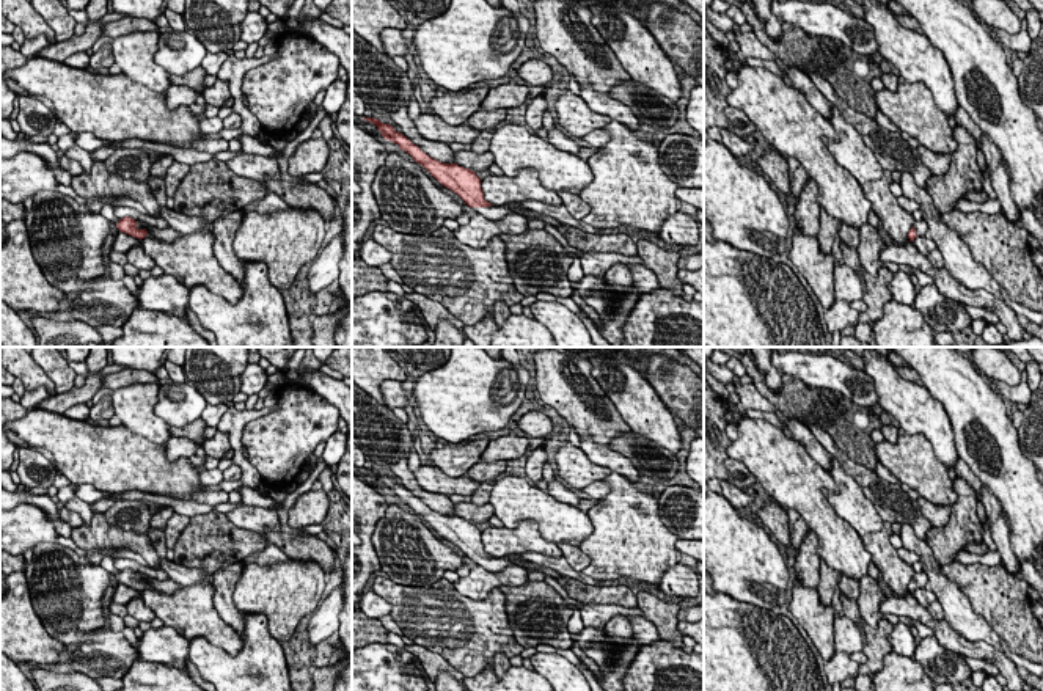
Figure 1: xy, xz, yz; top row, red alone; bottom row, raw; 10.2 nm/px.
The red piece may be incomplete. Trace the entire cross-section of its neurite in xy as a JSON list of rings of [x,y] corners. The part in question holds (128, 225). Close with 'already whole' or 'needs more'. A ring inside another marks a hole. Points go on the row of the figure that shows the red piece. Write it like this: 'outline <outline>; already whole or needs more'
outline [[[130,217],[121,218],[118,221],[116,228],[121,232],[126,232],[132,237],[140,239],[140,240],[145,239],[146,236],[154,236],[159,240],[168,242],[168,243],[171,243],[174,240],[174,234],[176,234],[171,228],[156,229],[156,228],[149,226],[148,223],[135,221]]]; needs more

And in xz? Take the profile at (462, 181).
outline [[[375,118],[364,119],[375,124],[385,140],[396,143],[402,151],[410,154],[416,163],[423,165],[441,185],[457,193],[476,214],[490,220],[500,220],[512,212],[507,206],[493,206],[484,199],[481,179],[474,171],[457,163],[441,163],[423,152],[407,137],[396,132],[393,126],[383,124]]]; needs more

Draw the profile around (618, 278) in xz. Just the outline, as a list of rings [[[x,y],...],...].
[[[617,262],[611,265],[605,273],[605,283],[608,291],[617,297],[628,292],[628,289],[633,286],[633,278],[627,264]]]

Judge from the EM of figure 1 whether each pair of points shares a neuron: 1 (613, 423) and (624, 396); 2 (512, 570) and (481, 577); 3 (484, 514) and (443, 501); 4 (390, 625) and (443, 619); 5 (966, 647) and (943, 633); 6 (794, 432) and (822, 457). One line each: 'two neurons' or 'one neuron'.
1: two neurons
2: one neuron
3: two neurons
4: two neurons
5: one neuron
6: one neuron

